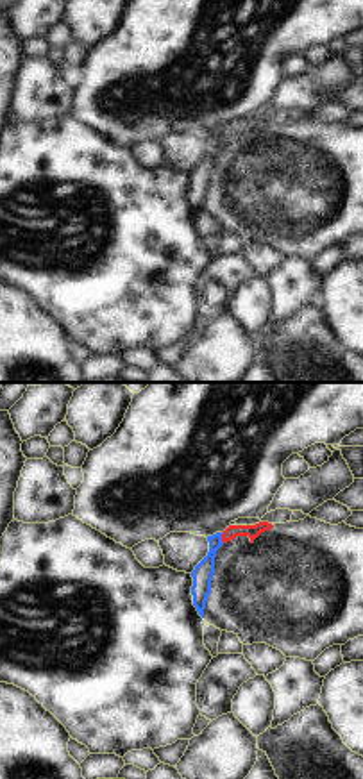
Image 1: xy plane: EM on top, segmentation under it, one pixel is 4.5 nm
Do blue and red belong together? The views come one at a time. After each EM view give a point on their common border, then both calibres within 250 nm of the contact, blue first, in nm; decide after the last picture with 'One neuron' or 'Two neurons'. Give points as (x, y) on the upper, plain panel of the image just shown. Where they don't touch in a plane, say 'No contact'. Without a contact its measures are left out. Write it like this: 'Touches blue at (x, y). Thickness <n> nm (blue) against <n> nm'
Touches blue at (220, 138). Thickness 90 nm (blue) against 60 nm

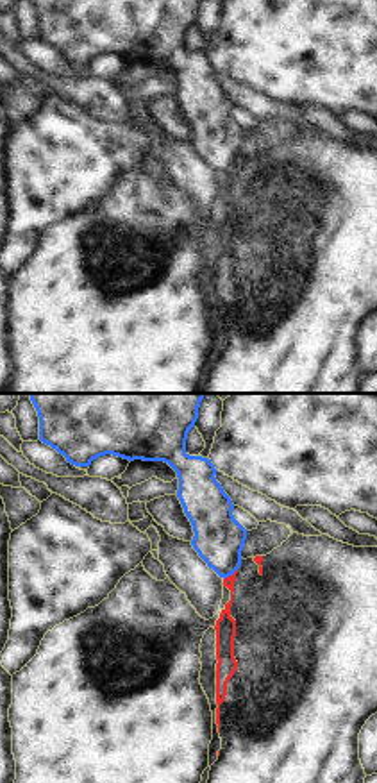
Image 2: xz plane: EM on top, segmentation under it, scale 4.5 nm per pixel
Touches blue at (229, 174). Thickness 220 nm (blue) against 100 nm

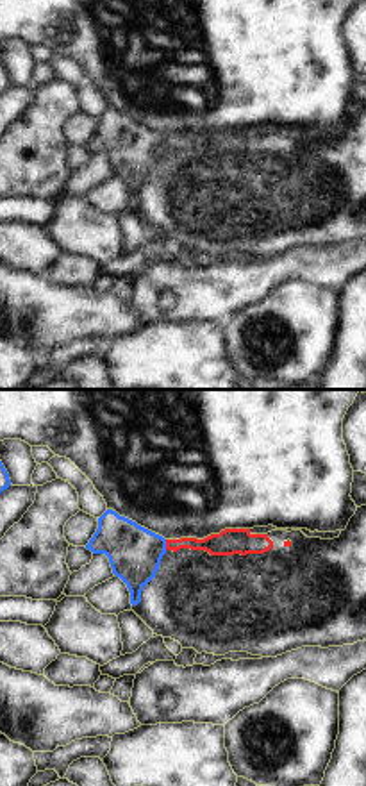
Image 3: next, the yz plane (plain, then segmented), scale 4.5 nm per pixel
Touches blue at (165, 145). Thickness 240 nm (blue) against 100 nm

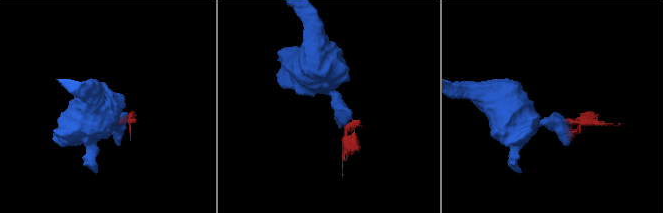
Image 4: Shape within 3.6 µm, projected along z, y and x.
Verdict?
Two neurons

